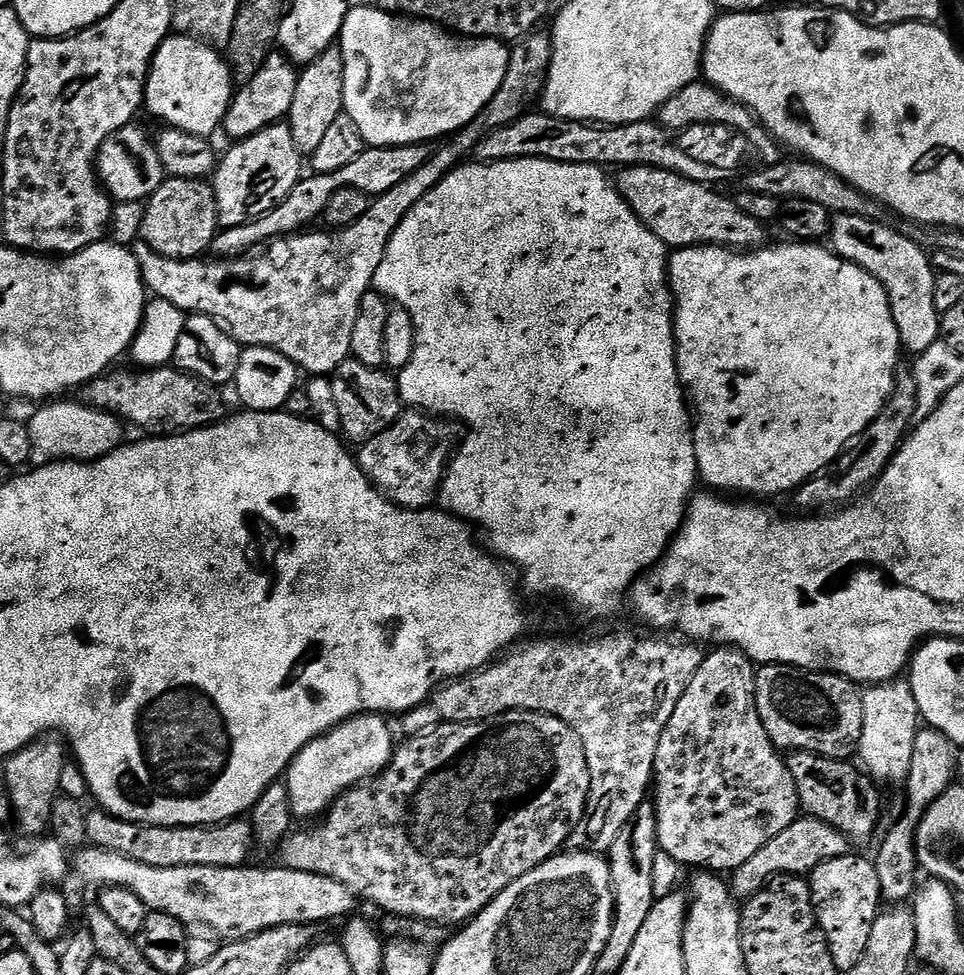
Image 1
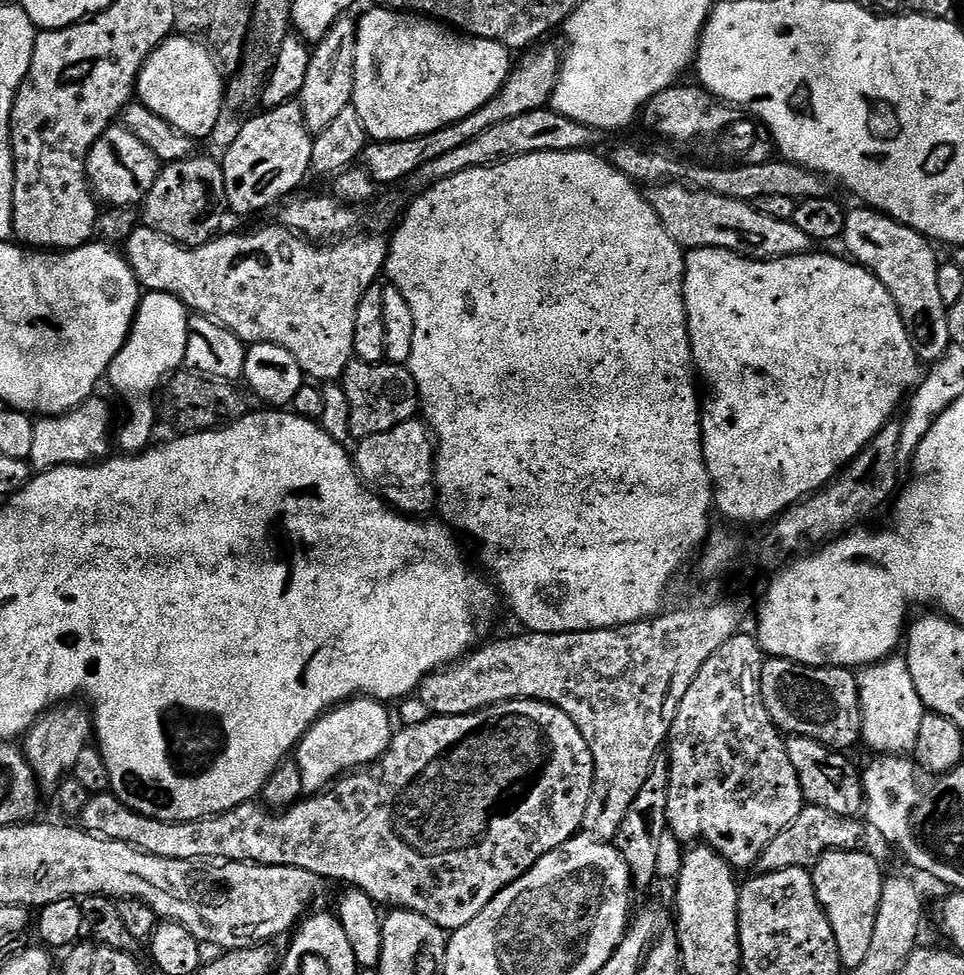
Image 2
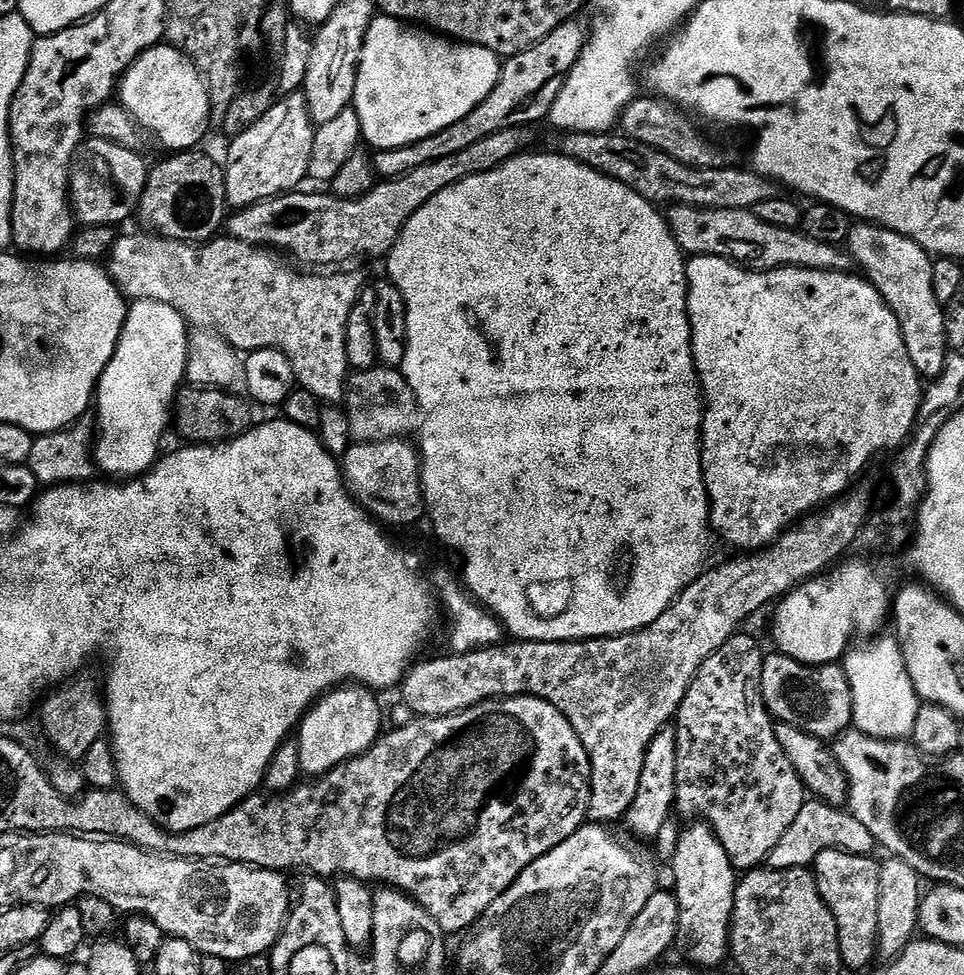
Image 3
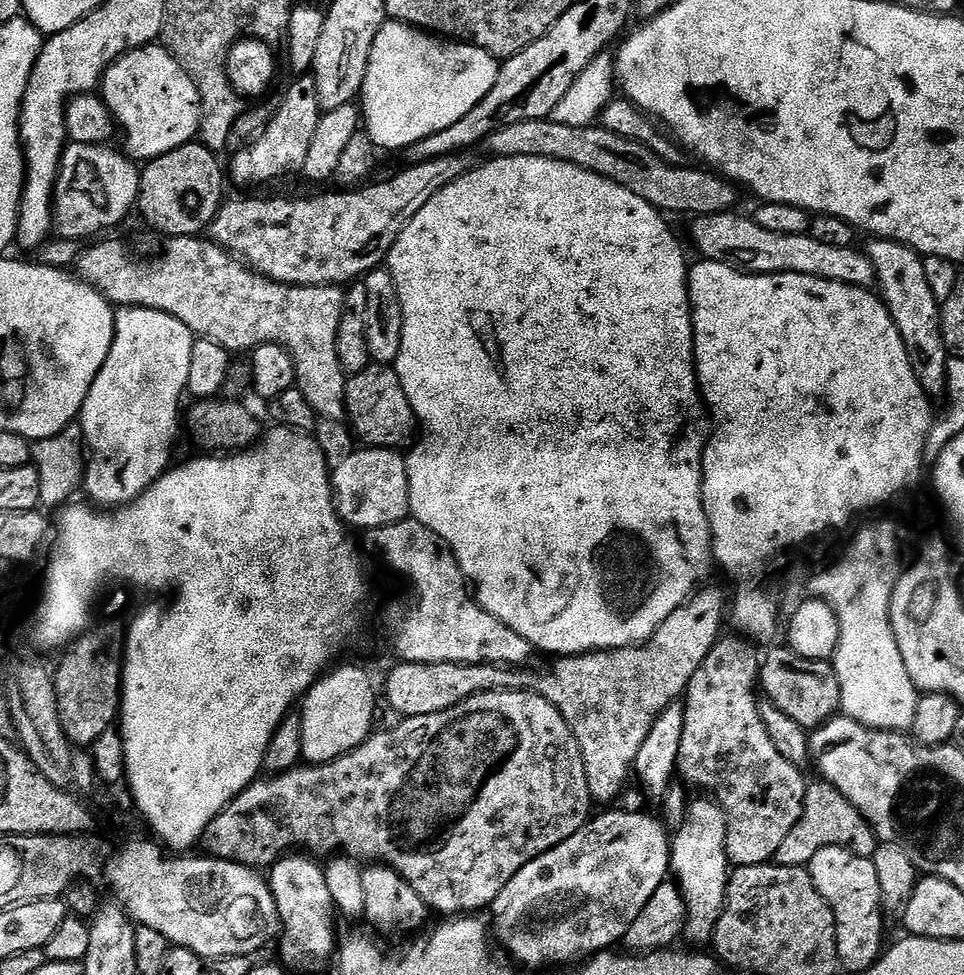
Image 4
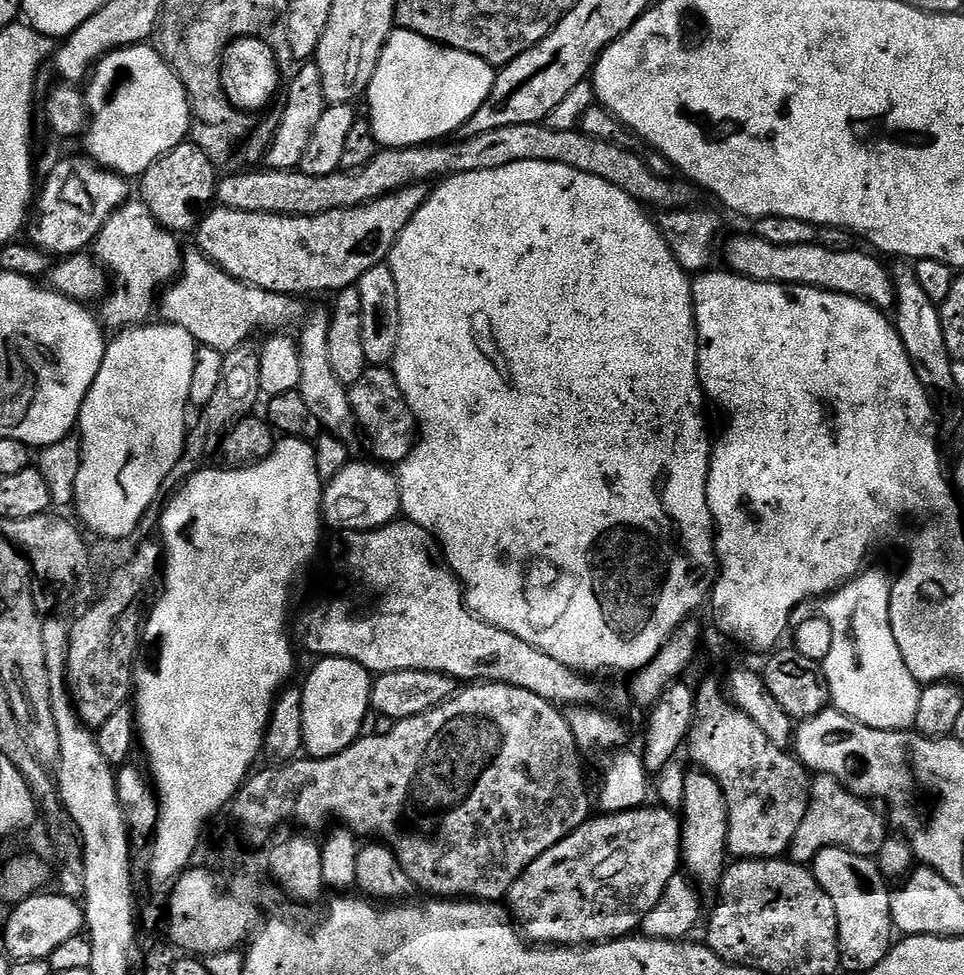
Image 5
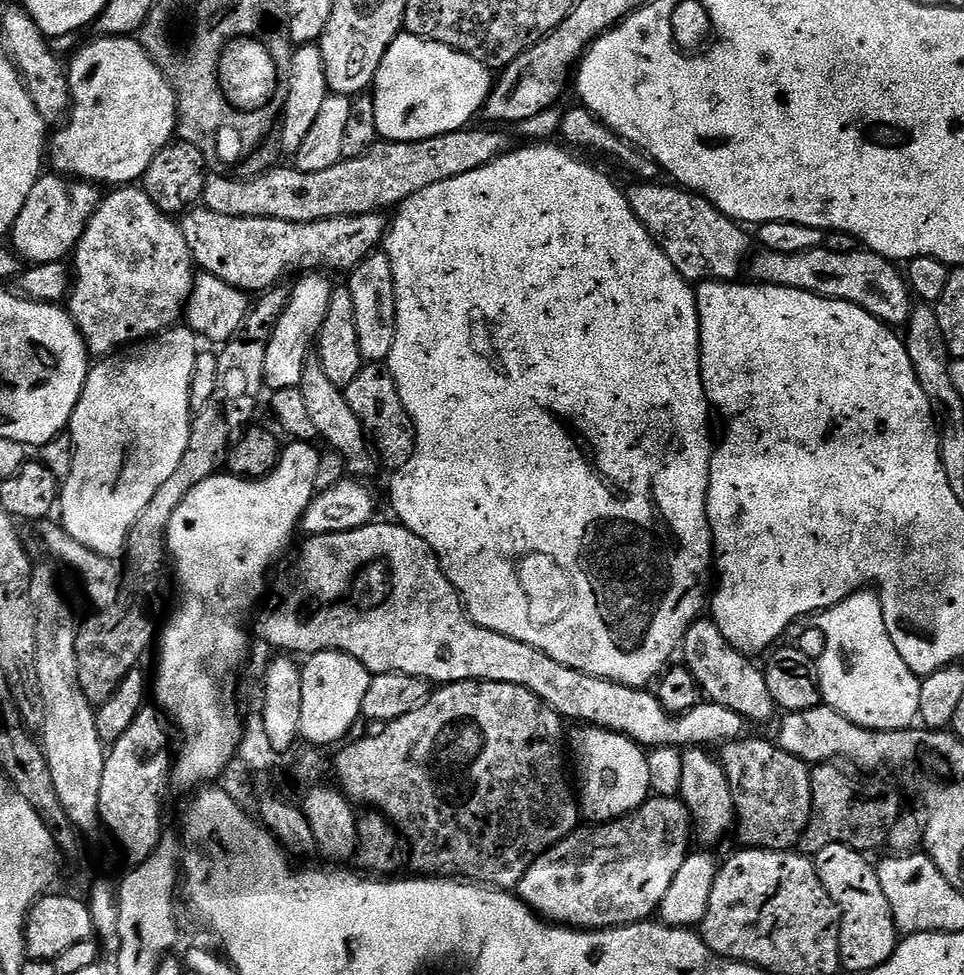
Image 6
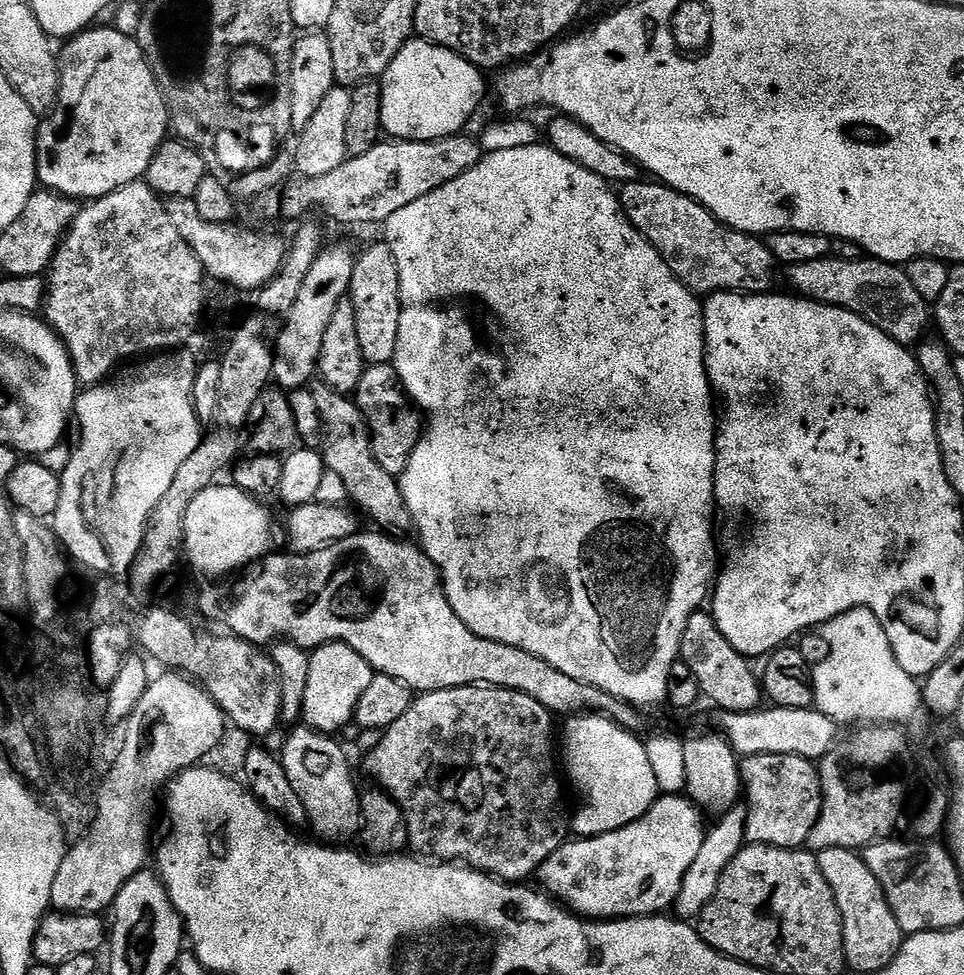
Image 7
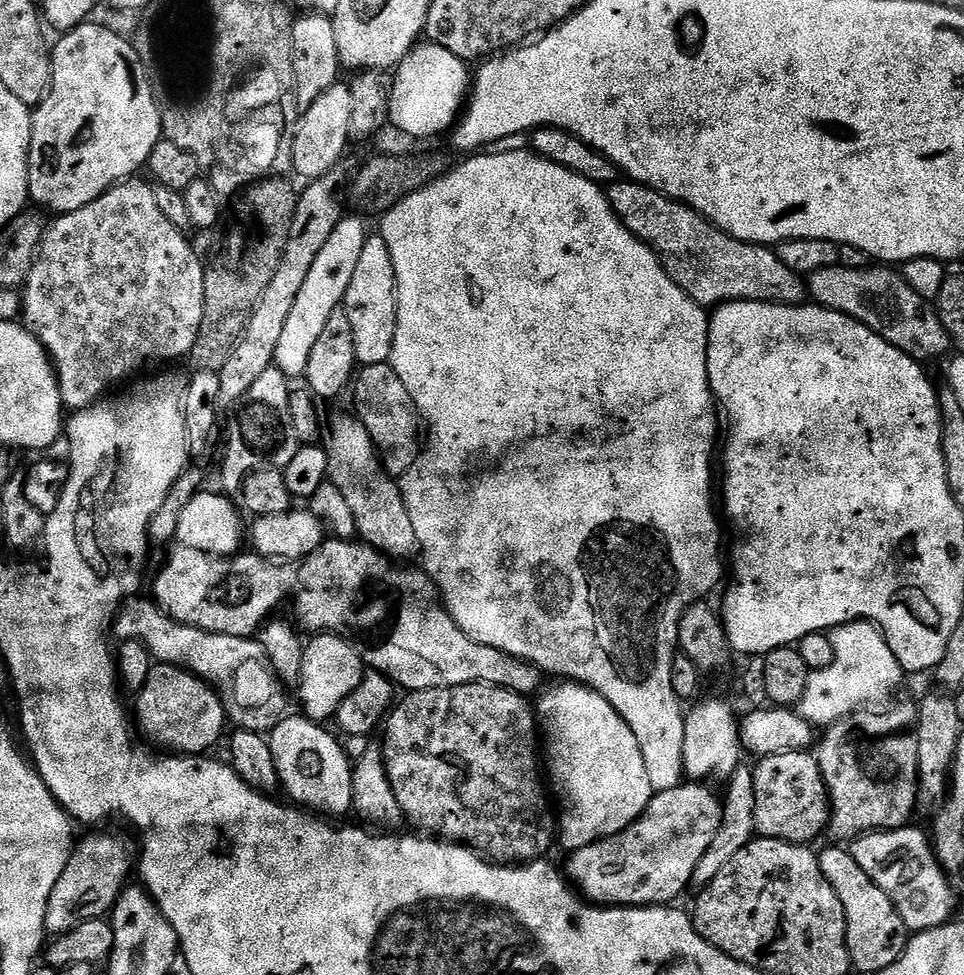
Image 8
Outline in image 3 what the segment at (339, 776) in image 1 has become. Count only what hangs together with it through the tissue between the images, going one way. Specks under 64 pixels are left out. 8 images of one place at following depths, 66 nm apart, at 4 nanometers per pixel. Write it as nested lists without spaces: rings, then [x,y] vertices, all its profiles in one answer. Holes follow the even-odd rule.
[[[341,686],[320,697],[298,725],[300,771],[305,777],[324,776],[367,752],[382,735],[377,693],[367,686]]]

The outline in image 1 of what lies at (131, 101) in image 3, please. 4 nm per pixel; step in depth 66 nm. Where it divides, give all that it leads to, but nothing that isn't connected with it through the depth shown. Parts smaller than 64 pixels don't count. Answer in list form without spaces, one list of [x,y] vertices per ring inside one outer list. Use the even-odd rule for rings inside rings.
[[[172,34],[169,35],[168,39],[162,42],[162,46],[154,54],[152,65],[150,66],[150,70],[148,71],[148,81],[144,84],[144,103],[146,105],[147,111],[150,110],[154,115],[157,116],[158,119],[165,120],[163,123],[167,125],[167,127],[177,128],[178,130],[182,130],[183,132],[189,132],[194,136],[203,136],[205,138],[215,137],[215,132],[219,133],[221,131],[224,122],[224,115],[226,114],[226,110],[228,109],[228,107],[232,104],[233,95],[234,77],[232,75],[232,69],[227,59],[225,59],[225,57],[221,55],[221,53],[217,51],[217,49],[213,47],[212,44],[205,43],[203,40],[189,35]]]

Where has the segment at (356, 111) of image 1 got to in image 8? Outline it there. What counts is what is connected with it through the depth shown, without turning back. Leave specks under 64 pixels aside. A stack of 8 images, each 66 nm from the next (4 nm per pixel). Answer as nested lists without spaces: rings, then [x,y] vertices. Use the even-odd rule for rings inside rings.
[[[431,42],[417,43],[401,64],[396,65],[392,76],[392,93],[388,118],[391,127],[417,136],[424,140],[427,136],[440,136],[455,125],[466,97],[470,92],[470,68],[450,50]]]

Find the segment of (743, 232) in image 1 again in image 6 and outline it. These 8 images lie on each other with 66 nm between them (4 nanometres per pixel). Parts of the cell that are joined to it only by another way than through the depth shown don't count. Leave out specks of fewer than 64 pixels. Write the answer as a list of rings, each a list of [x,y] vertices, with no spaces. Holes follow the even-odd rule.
[[[827,246],[802,254],[774,254],[757,251],[750,262],[750,272],[761,284],[777,284],[783,288],[806,290],[810,294],[825,296],[831,300],[850,302],[862,306],[874,318],[889,326],[907,325],[912,317],[914,297],[903,271],[893,261],[876,252],[857,250],[850,254],[834,254]]]

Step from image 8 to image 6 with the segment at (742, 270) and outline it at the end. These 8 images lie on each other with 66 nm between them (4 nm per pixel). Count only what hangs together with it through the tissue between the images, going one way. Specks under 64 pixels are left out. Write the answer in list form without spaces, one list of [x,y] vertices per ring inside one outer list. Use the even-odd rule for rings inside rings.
[[[636,184],[632,189],[627,189],[630,210],[634,210],[638,222],[646,226],[662,254],[674,262],[674,270],[678,270],[684,280],[739,281],[740,271],[743,268],[745,271],[754,248],[753,237],[749,233],[748,237],[741,225],[719,212],[706,197],[679,186],[671,187],[667,188],[664,184]]]

